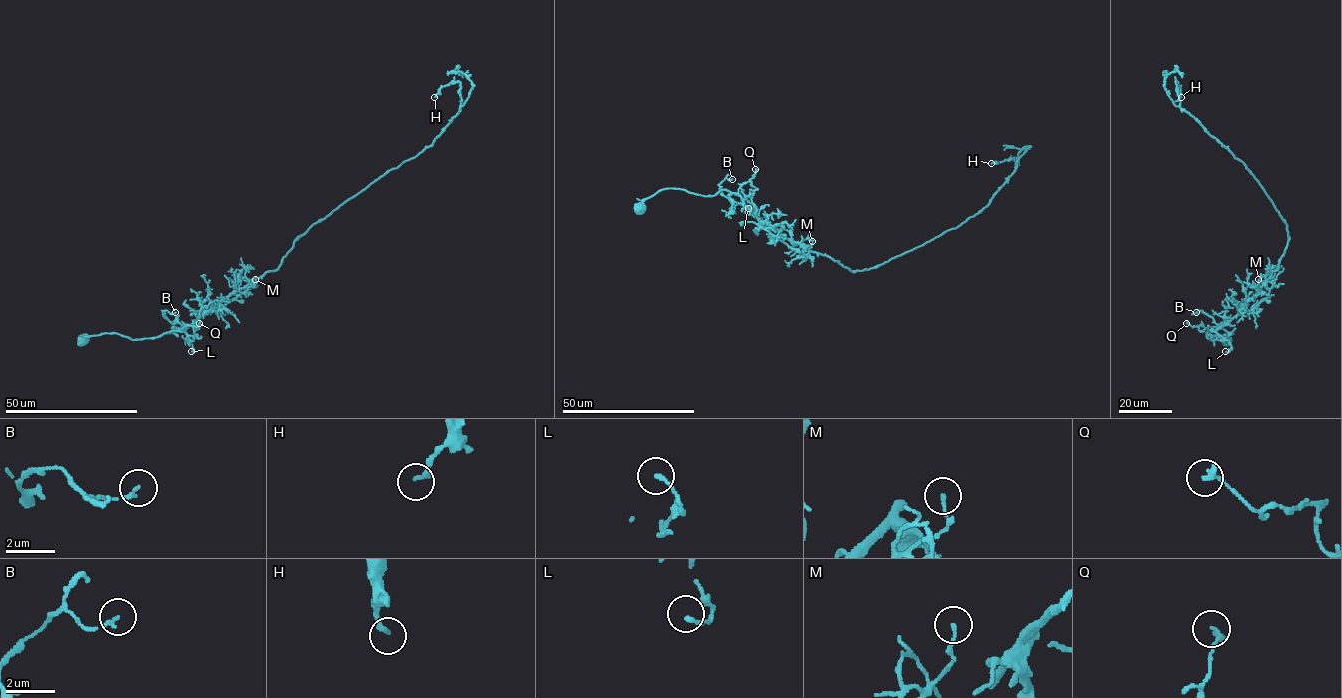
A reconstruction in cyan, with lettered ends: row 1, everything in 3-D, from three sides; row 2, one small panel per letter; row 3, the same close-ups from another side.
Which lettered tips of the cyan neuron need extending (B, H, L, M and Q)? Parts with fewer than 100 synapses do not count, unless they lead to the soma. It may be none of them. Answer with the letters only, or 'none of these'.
none of these

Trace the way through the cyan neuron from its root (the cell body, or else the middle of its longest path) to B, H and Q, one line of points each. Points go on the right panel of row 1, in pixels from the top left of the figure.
B: (1226, 340), (1205, 333), (1210, 340), (1213, 338), (1207, 332), (1223, 322), (1216, 324), (1207, 314), (1196, 312)
H: (1226, 340), (1205, 333), (1278, 269), (1287, 225), (1246, 165), (1179, 106), (1175, 82), (1181, 97)
Q: (1226, 340), (1205, 333), (1210, 340), (1213, 338), (1207, 332), (1210, 330), (1186, 323)

